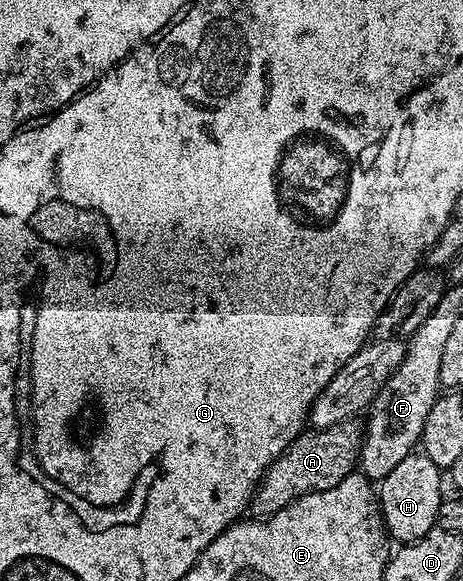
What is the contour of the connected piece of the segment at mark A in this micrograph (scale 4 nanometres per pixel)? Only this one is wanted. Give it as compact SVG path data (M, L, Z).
M352 420L333 424L328 430L312 429L300 434L284 454L276 457L264 474L263 481L251 500L250 513L255 513L252 515L256 519L270 518L301 496L341 484L345 476L353 473L353 467L359 461L359 450L363 446L364 427L357 423L358 421Z

